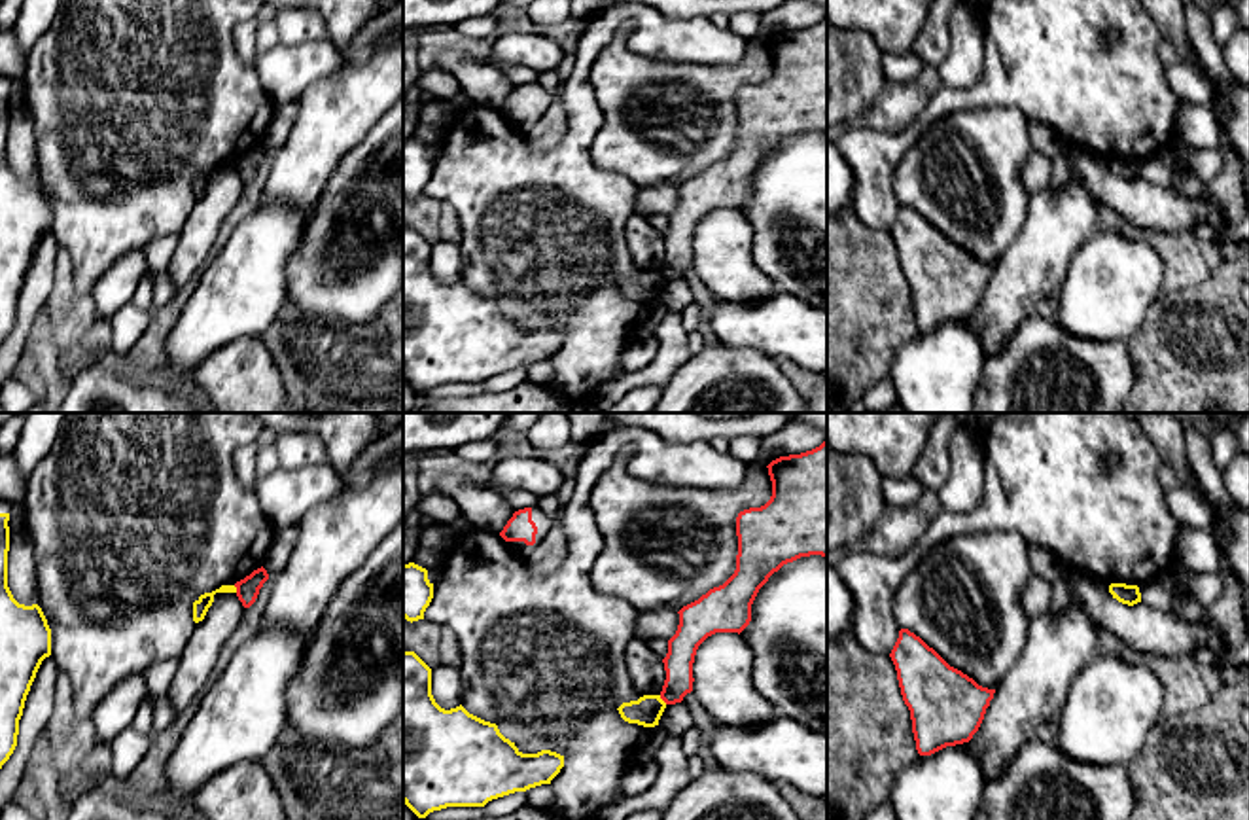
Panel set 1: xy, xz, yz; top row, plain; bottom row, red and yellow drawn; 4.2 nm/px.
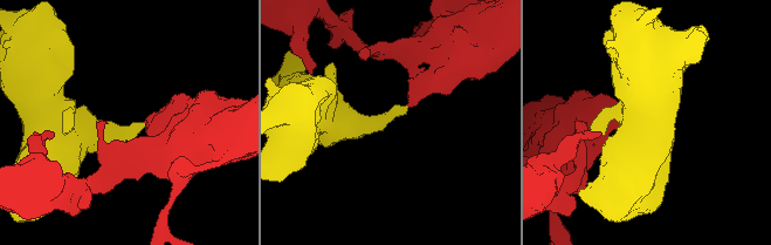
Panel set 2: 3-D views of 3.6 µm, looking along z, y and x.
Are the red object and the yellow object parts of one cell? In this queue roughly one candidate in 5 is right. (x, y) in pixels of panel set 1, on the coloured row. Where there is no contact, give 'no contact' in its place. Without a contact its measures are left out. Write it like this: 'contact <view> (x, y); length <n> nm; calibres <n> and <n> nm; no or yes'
contact xz (663, 699); length 50 nm; calibres 130 and 120 nm; no

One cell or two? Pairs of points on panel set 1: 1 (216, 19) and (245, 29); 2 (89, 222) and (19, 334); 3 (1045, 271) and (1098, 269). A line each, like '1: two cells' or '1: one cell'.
1: two cells
2: two cells
3: two cells

